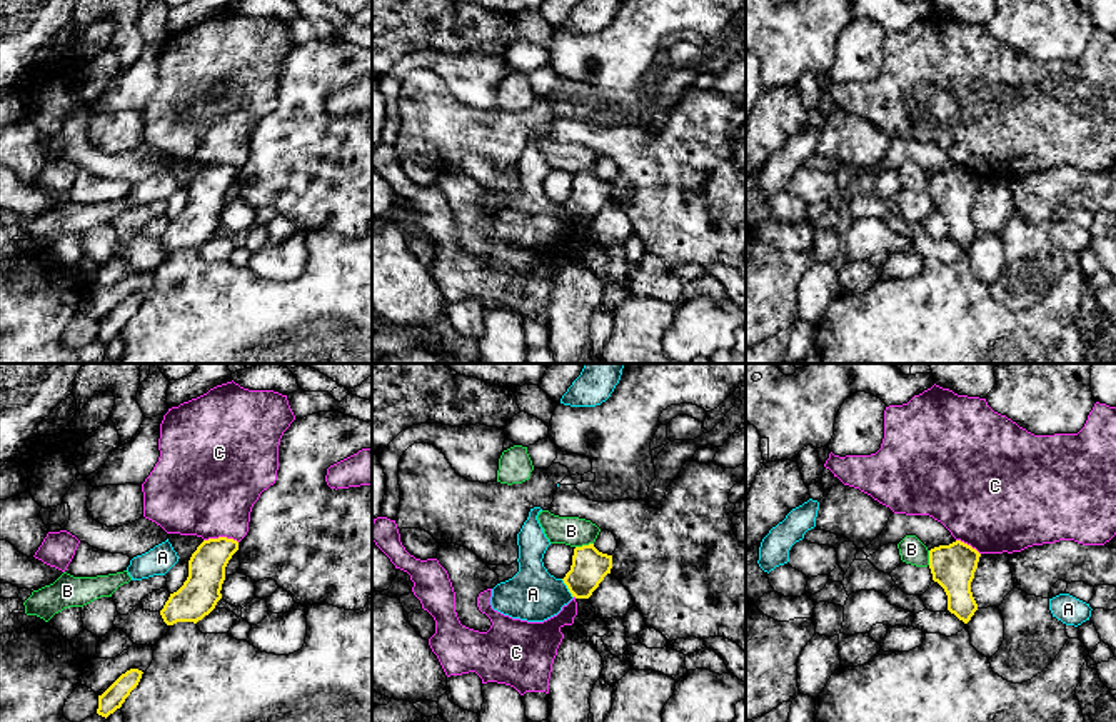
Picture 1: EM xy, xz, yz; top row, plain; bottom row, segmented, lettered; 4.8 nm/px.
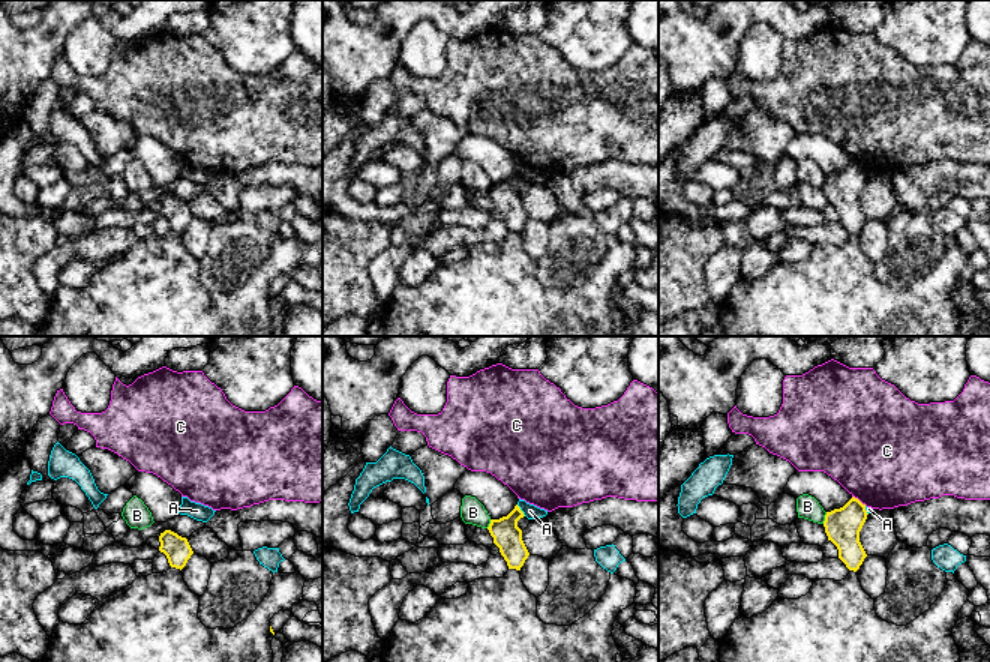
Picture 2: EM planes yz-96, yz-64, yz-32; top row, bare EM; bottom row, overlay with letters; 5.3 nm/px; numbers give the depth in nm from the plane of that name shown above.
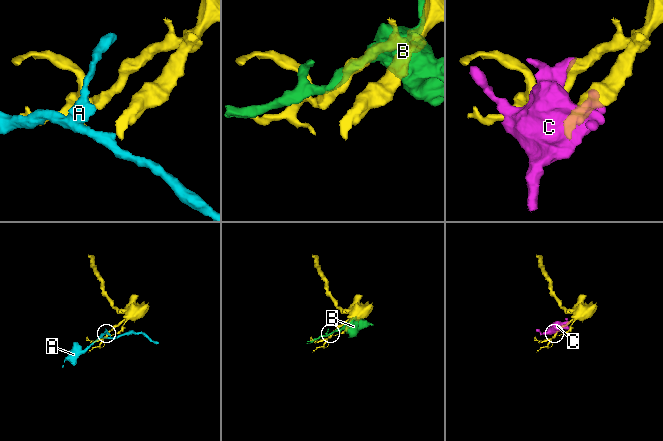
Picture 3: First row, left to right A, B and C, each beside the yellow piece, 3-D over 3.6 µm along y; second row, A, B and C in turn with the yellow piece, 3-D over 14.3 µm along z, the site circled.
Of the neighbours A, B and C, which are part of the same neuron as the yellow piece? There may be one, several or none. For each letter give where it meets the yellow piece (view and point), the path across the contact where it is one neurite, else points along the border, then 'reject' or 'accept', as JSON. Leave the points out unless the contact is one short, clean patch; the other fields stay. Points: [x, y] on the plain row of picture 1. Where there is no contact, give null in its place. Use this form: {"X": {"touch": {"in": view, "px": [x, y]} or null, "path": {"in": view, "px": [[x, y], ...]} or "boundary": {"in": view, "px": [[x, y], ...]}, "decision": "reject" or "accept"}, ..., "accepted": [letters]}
{"A": {"touch": {"in": "xz", "px": [568, 214]}, "boundary": {"in": "xz", "px": [[561, 205], [573, 224]]}, "decision": "reject"}, "B": {"touch": {"in": "xz", "px": [584, 172]}, "decision": "reject"}, "C": {"touch": {"in": "xy", "px": [221, 164]}, "decision": "reject"}, "accepted": []}

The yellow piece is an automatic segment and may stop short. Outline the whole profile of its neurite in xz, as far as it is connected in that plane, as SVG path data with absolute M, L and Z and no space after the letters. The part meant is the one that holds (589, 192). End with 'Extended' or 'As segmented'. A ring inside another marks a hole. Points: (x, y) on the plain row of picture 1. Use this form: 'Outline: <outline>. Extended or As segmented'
Outline: M594 170L576 173L571 197L562 205L576 225L589 225L612 195L612 182L599 178Z. As segmented

